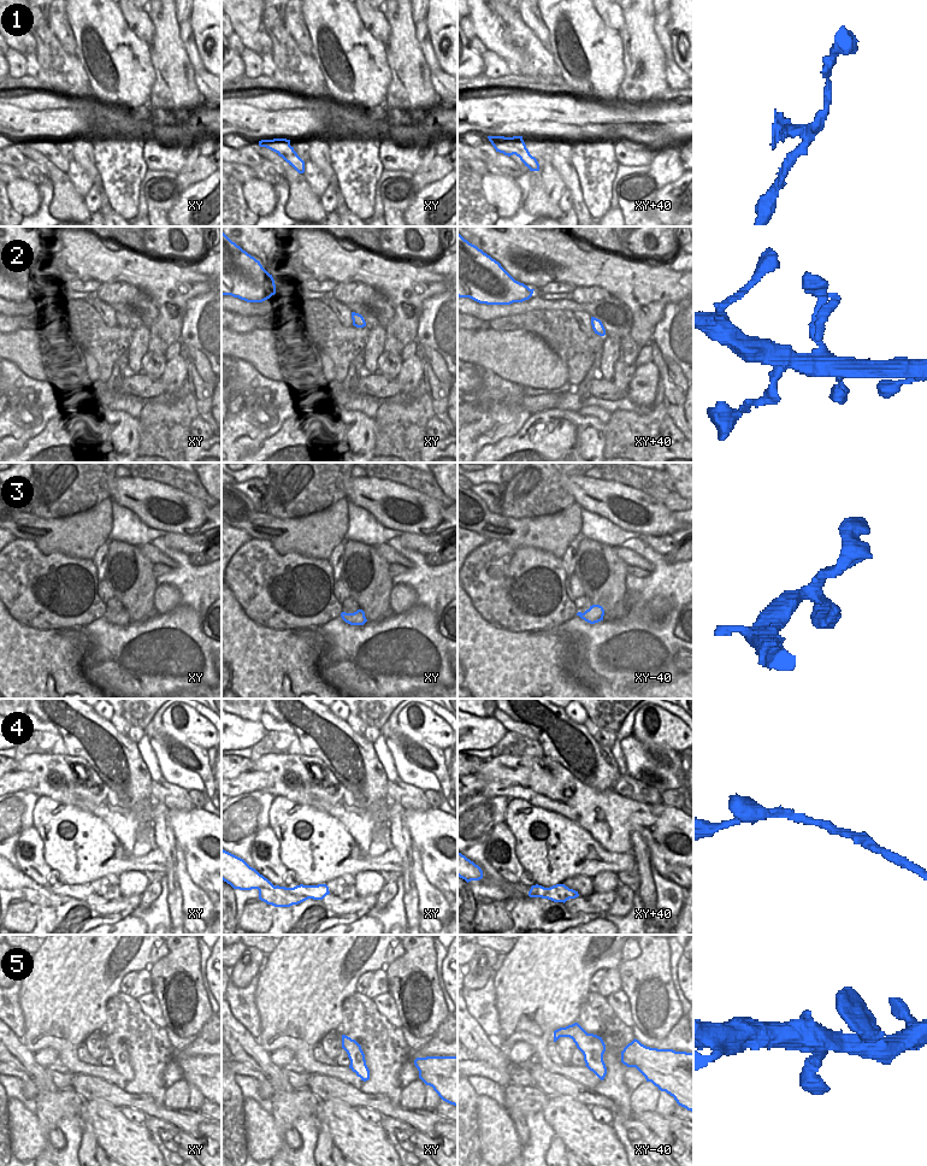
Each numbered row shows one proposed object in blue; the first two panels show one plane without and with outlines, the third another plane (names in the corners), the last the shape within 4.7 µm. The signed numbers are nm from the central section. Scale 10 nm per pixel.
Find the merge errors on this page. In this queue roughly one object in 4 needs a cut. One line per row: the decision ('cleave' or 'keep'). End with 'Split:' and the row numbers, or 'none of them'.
1: cleave
2: keep
3: keep
4: cleave
5: keep
Split: 1, 4

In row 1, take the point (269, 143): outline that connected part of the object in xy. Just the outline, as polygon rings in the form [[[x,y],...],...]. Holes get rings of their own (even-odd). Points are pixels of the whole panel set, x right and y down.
[[[274,139],[273,140],[261,140],[259,141],[259,146],[260,147],[266,147],[273,152],[277,153],[277,149],[274,148],[276,146],[289,146],[290,145],[290,140],[287,139],[282,139],[282,141],[278,143]]]

